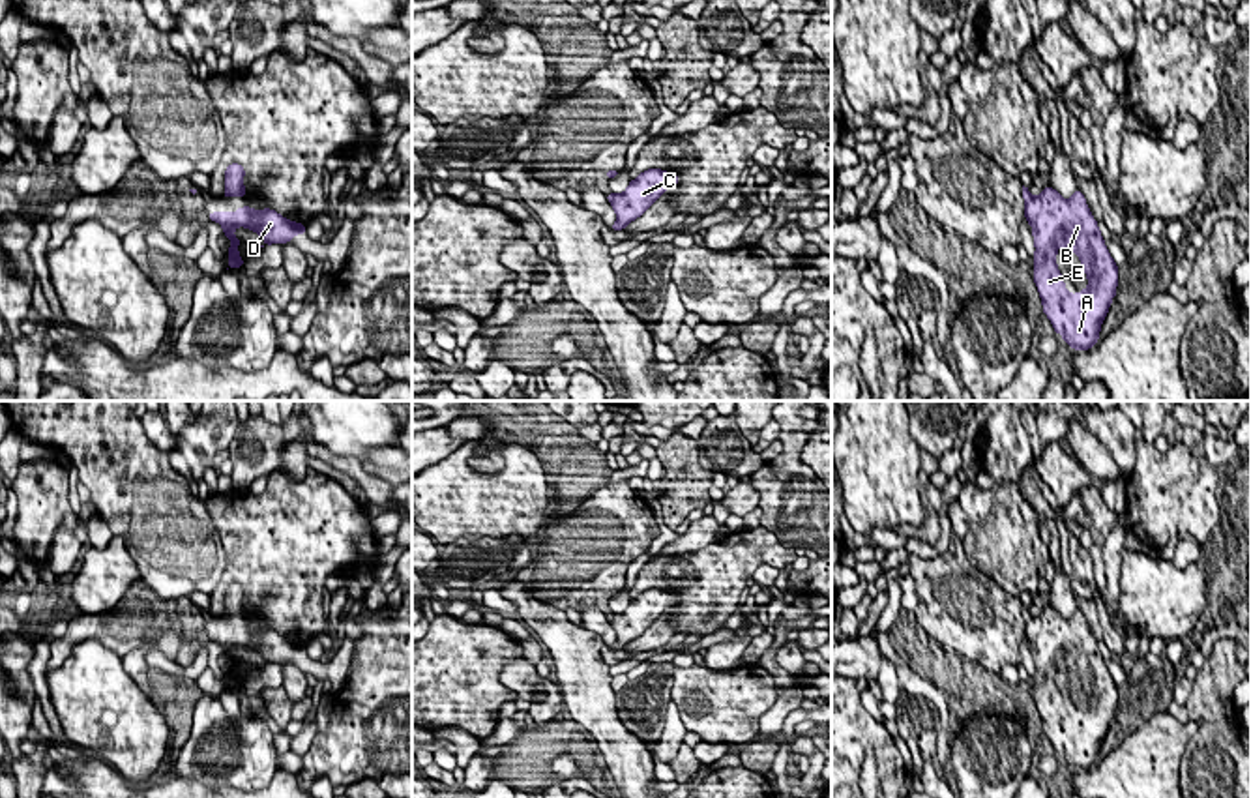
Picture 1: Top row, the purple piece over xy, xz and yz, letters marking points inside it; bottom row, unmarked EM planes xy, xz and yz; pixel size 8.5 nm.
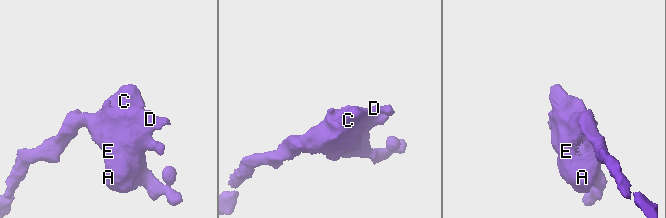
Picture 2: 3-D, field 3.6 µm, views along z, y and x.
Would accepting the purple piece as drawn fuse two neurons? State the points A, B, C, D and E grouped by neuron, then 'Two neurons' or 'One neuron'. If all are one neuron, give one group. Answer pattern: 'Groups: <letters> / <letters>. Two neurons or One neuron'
Groups: A B C D E. One neuron

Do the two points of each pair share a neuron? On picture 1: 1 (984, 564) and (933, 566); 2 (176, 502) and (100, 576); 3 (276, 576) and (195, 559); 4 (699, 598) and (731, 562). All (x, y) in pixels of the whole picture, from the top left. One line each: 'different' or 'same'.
1: different
2: different
3: different
4: same

